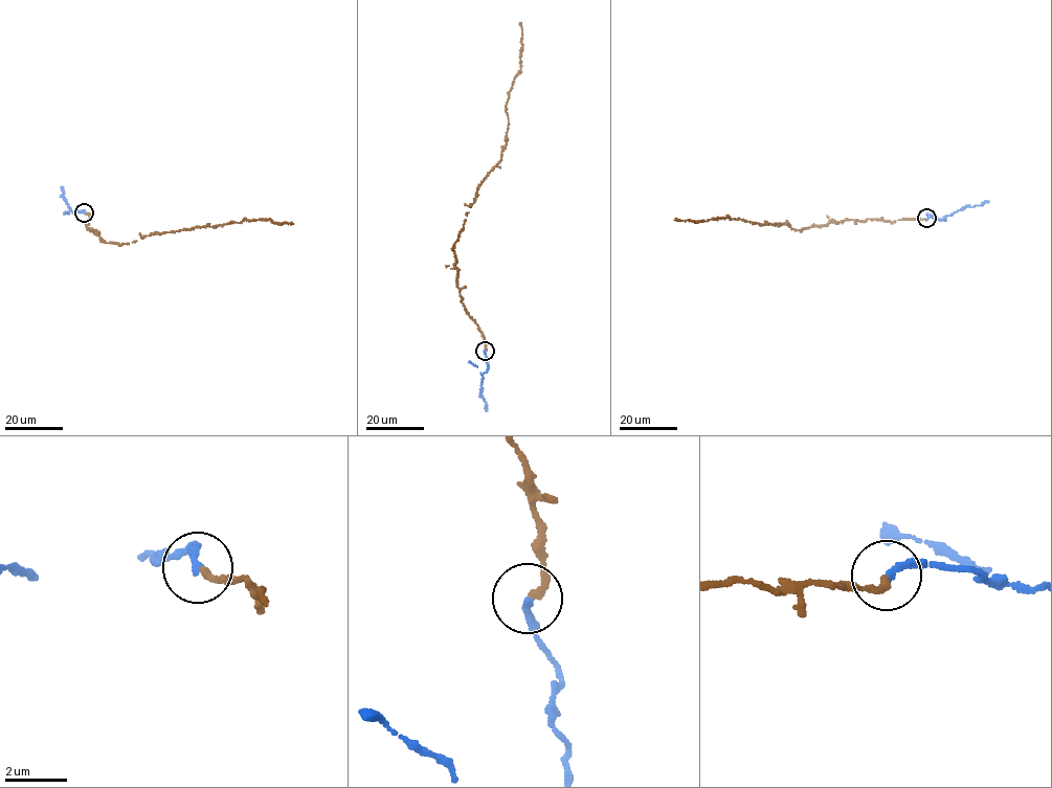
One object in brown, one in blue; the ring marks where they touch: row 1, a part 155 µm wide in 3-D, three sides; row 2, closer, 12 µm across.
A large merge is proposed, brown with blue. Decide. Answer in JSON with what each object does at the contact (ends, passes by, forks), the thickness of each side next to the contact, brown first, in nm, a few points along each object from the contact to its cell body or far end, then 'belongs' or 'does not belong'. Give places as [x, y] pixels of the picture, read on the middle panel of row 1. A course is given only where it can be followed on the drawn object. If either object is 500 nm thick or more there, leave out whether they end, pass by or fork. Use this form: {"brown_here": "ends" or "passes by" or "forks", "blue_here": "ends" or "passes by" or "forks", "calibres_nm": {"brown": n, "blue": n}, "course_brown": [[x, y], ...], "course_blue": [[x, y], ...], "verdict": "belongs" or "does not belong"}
{"brown_here": "ends", "blue_here": "ends", "calibres_nm": {"brown": 220, "blue": 240}, "course_brown": [[485, 351], [482, 332], [462, 302], [452, 249], [477, 188], [507, 142], [506, 104], [521, 68], [521, 22]], "course_blue": [[485, 351], [488, 367], [482, 374], [480, 397], [486, 403], [486, 411]], "verdict": "belongs"}

